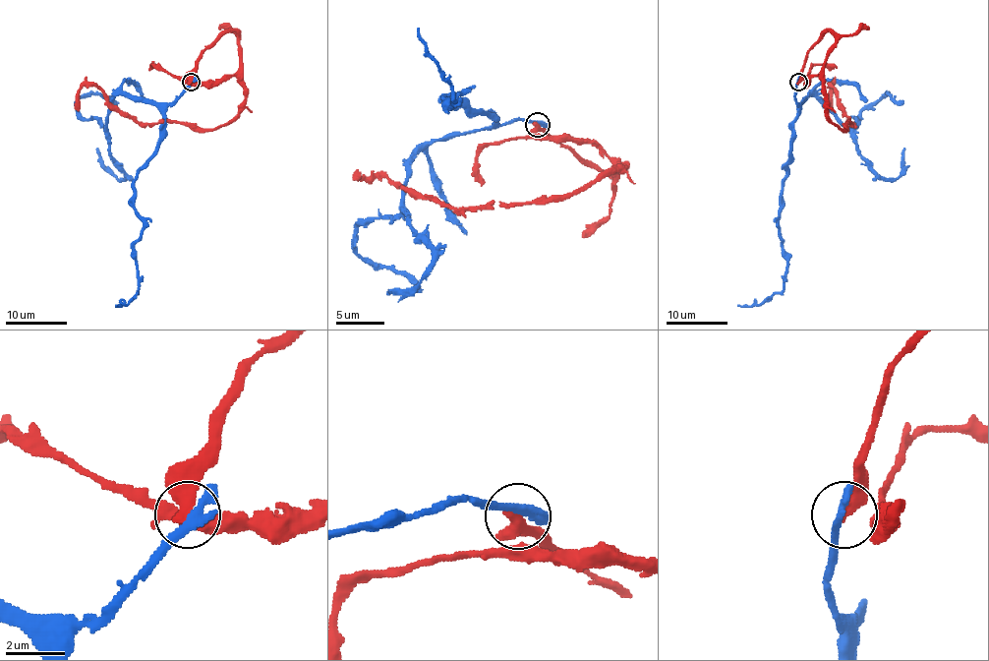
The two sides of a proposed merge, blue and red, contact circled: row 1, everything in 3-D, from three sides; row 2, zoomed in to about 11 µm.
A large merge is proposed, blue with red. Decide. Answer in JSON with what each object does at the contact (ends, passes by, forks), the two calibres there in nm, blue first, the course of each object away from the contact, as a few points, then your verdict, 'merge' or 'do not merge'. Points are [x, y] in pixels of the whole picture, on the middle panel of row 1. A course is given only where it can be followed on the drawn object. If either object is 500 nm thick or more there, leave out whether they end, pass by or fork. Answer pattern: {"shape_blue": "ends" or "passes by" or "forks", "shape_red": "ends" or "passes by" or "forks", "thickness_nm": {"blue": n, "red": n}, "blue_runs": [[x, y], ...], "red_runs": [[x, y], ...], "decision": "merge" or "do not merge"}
{"shape_blue": "passes by", "shape_red": "passes by", "thickness_nm": {"blue": 280, "red": 340}, "blue_runs": [[538, 125], [467, 113], [447, 98], [462, 93], [449, 105], [452, 84], [418, 28]], "red_runs": [[538, 125], [543, 138], [582, 138], [623, 169], [530, 204], [449, 209], [383, 176], [357, 179]], "decision": "do not merge"}

